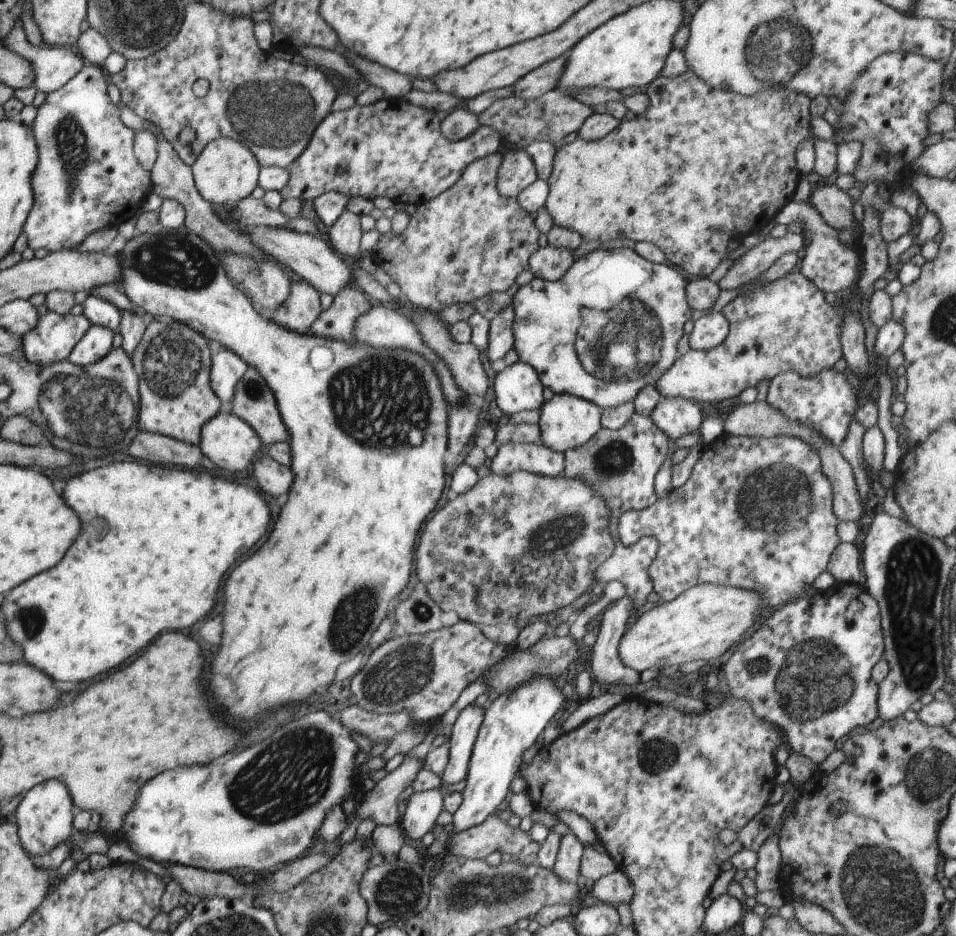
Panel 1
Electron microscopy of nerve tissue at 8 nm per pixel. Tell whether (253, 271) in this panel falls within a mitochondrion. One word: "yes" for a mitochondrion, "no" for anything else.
yes

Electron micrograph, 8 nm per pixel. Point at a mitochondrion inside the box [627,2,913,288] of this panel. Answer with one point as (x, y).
(776, 51)

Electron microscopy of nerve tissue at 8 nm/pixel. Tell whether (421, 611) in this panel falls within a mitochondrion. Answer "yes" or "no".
yes

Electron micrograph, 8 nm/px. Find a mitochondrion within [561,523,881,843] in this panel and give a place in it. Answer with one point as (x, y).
(817, 679)

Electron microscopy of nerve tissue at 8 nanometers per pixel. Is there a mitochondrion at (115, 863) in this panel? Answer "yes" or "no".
no

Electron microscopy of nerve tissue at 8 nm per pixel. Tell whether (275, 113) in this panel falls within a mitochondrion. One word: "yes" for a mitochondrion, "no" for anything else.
yes

